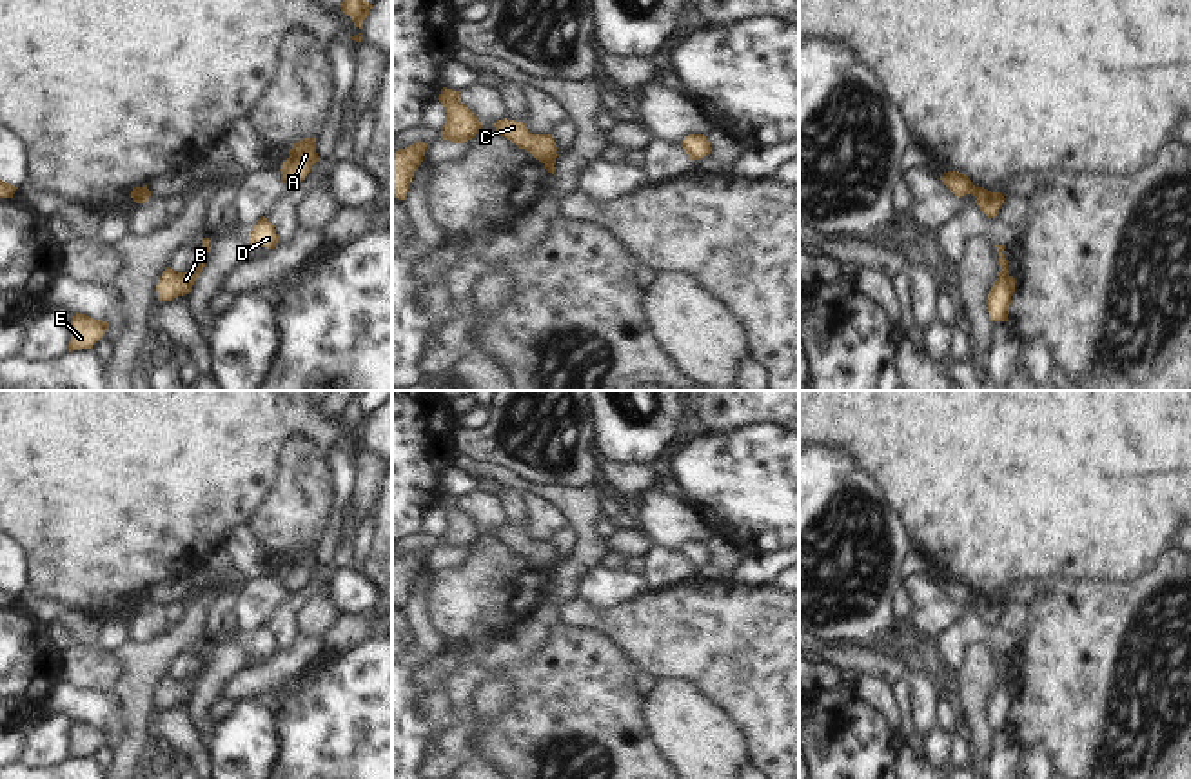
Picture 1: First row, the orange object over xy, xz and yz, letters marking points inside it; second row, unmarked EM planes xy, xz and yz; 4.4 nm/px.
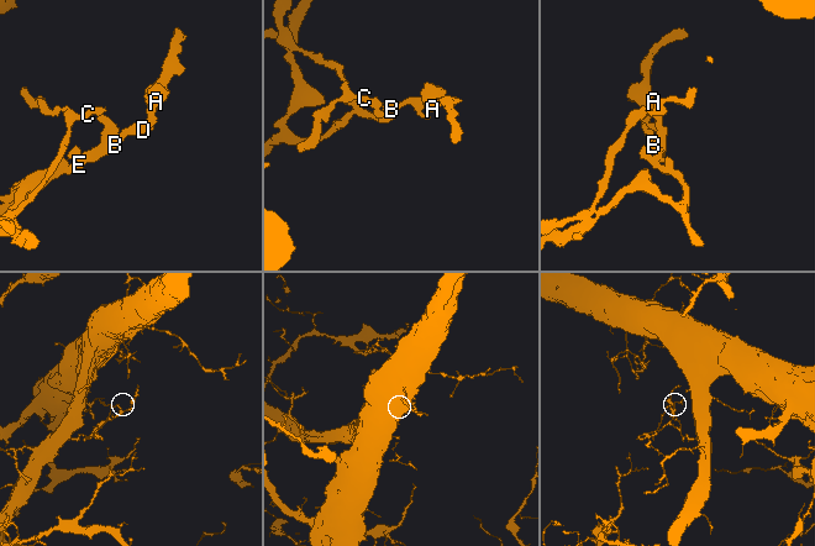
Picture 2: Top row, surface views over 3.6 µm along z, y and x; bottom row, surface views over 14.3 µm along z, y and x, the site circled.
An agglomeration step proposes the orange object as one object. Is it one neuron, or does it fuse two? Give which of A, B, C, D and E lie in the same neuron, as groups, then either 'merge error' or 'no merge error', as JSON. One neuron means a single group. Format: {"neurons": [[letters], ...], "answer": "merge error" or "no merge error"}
{"neurons": [["A", "B", "D", "E"], ["C"]], "answer": "merge error"}

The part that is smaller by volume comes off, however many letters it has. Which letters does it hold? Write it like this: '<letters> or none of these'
C.

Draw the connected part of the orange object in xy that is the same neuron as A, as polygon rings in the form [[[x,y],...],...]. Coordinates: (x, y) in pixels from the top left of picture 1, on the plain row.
[[[305,545],[294,550],[290,556],[290,563],[280,576],[285,596],[292,596],[301,590],[318,567],[320,563],[316,559],[316,545]]]

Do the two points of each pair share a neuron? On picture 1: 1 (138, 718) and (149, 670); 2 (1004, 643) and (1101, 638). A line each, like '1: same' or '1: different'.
1: same
2: different

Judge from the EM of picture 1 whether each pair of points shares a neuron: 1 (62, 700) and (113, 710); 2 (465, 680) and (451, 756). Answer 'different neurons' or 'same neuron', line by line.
1: same neuron
2: same neuron

